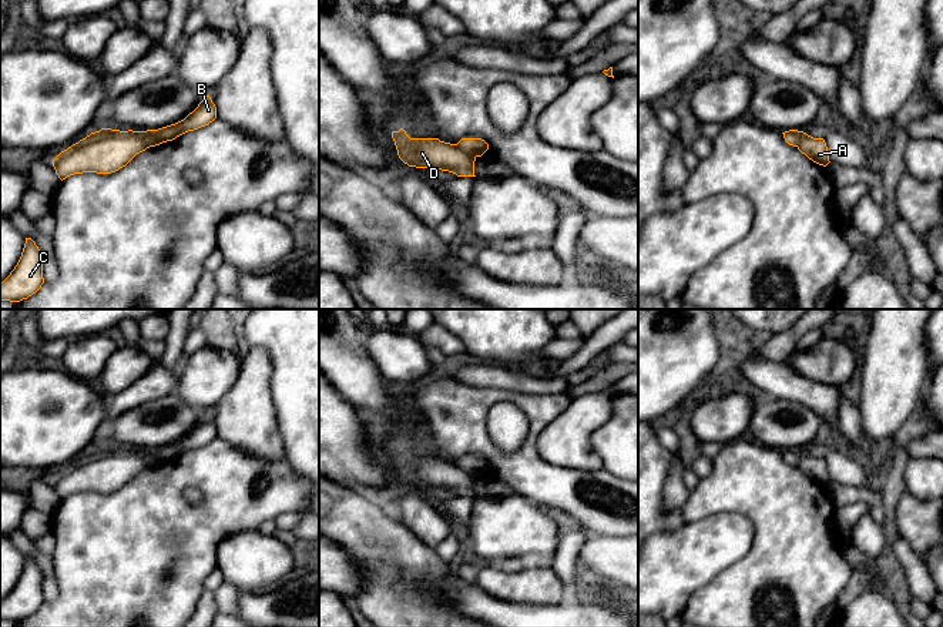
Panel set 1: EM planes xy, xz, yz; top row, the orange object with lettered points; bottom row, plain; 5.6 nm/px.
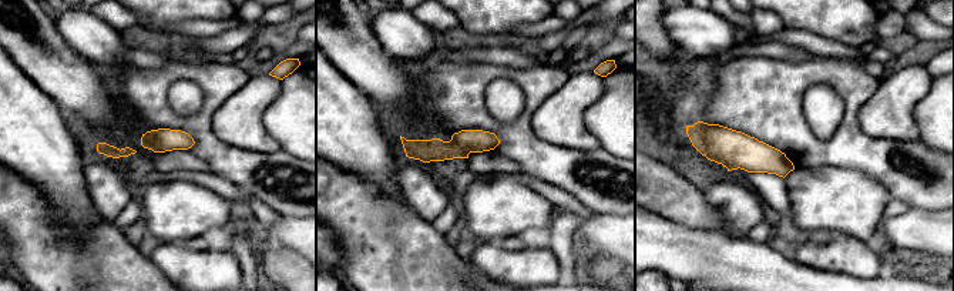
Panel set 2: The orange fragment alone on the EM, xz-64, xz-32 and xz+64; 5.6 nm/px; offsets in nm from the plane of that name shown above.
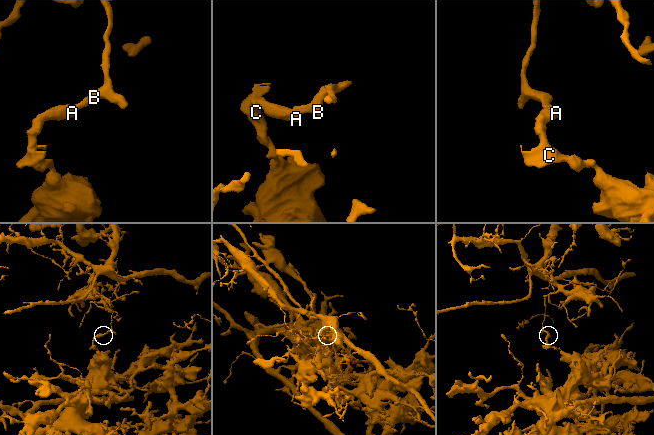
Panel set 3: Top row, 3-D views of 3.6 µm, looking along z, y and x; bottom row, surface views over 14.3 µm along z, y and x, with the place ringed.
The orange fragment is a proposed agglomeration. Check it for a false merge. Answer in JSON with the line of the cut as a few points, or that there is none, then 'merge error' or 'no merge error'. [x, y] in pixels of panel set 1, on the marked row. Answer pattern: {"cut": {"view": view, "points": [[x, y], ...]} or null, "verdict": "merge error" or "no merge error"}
{"cut": {"view": "xz", "points": [[455, 144], [475, 157]]}, "verdict": "merge error"}

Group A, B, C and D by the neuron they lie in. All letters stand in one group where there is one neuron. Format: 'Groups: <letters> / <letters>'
Groups: A C D / B

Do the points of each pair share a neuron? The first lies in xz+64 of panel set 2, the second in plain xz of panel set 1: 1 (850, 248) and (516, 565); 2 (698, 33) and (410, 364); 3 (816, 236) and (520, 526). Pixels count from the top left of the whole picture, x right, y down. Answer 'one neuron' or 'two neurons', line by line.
1: two neurons
2: one neuron
3: two neurons

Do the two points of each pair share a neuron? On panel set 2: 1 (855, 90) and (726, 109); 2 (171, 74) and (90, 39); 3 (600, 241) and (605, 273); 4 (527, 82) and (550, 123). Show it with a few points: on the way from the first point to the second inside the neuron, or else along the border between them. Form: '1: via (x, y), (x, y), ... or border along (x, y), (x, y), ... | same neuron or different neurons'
1: via (823, 74), (799, 74), (765, 96), (758, 96) | same neuron
2: border along (126, 62), (113, 66), (107, 72) | different neurons
3: border along (578, 243), (595, 251), (615, 256), (620, 260) | different neurons
4: border along (565, 82), (534, 111), (531, 129), (537, 137) | different neurons

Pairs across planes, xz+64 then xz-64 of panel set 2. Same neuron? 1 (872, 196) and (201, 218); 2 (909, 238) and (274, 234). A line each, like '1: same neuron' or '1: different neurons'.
1: same neuron
2: same neuron

